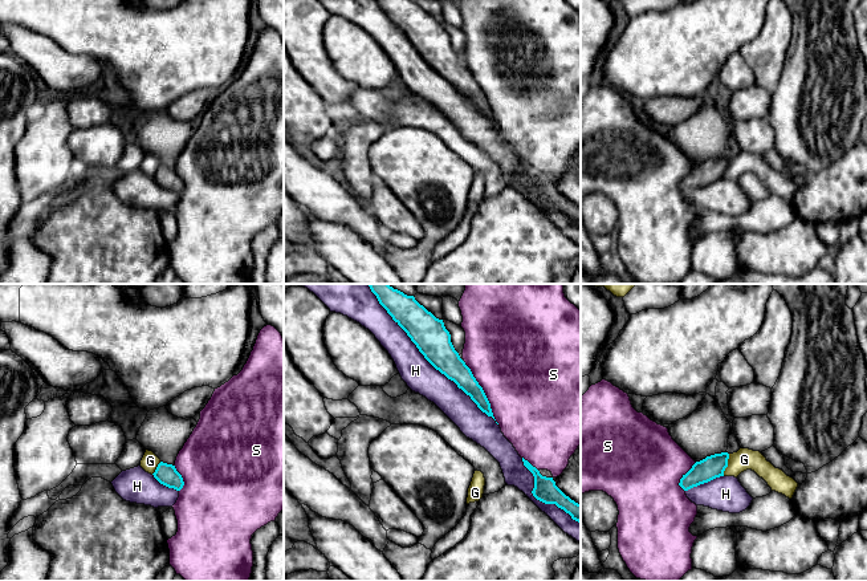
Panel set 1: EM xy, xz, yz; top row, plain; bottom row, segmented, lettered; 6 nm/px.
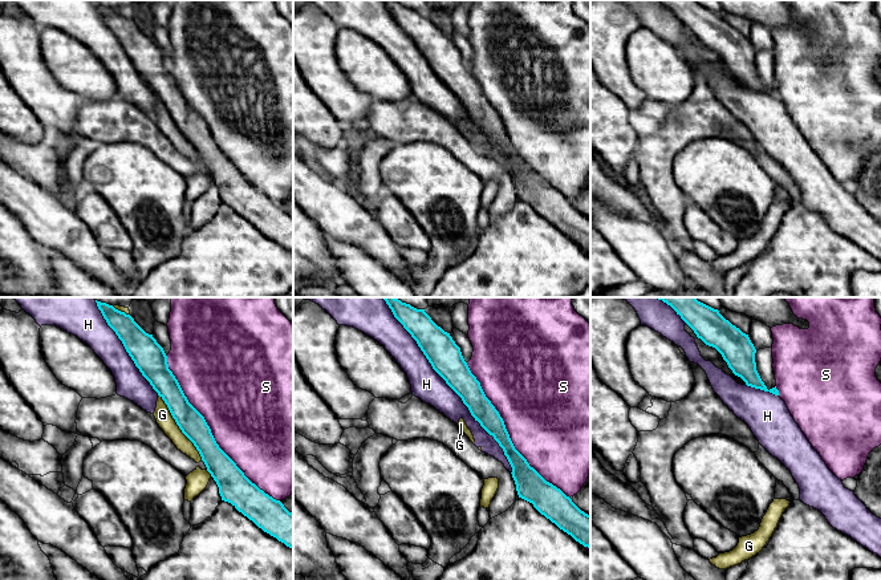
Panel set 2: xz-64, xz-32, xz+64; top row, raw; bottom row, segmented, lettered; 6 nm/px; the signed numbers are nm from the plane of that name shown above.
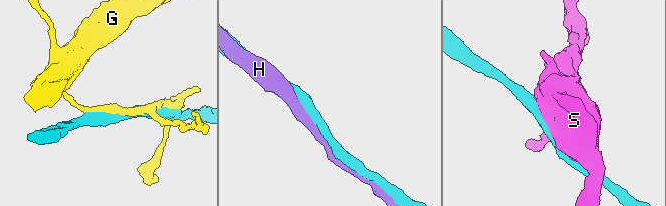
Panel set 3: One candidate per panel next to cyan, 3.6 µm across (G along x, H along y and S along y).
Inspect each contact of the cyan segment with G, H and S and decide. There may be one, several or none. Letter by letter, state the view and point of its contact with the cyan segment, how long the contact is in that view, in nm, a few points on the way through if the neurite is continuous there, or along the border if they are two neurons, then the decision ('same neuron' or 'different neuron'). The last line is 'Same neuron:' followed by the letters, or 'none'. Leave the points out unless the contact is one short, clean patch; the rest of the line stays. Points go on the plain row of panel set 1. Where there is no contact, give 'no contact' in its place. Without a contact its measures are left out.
G: contact yz (727, 167); length 140 nm; different neuron
H: contact xz (432, 68); length 1050 nm; different neuron
S: contact xz (484, 96); length 440 nm; different neuron
Same neuron: none

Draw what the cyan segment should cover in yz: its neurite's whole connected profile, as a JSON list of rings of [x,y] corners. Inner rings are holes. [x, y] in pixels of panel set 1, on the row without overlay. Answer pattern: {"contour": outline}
{"contour": [[[721,155],[696,164],[692,171],[683,178],[679,188],[684,194],[688,194],[716,180],[724,179],[724,174],[728,170],[728,162],[729,157]]]}

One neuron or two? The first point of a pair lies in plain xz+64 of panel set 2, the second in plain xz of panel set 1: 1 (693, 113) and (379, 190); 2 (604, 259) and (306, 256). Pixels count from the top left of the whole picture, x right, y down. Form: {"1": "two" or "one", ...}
{"1": "two", "2": "one"}

